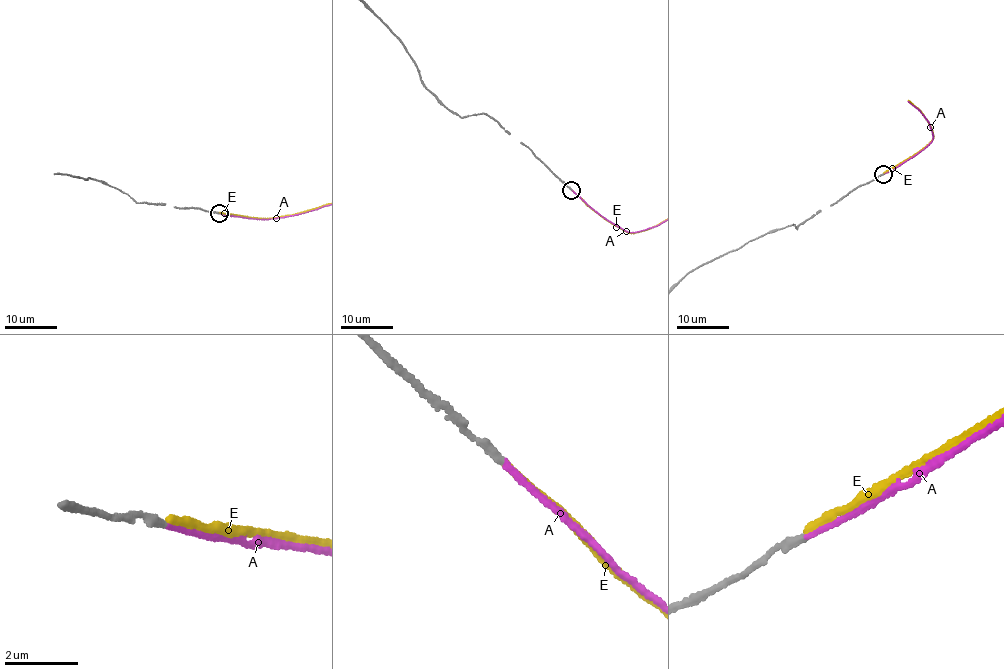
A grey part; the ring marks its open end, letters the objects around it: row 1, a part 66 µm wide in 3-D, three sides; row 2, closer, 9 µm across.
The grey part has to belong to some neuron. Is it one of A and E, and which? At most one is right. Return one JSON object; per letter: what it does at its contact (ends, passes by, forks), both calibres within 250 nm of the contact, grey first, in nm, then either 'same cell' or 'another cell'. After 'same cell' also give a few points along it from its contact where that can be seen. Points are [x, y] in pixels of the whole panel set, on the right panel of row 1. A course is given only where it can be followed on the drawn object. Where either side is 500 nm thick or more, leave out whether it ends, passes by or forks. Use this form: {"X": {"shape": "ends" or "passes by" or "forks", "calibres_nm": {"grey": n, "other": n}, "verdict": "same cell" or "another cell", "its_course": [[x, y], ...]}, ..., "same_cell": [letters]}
{"A": {"shape": "ends", "calibres_nm": {"grey": 220, "other": 150}, "verdict": "same cell"}, "E": {"shape": "ends", "calibres_nm": {"grey": 220, "other": 170}, "verdict": "another cell"}, "same_cell": ["A"]}

